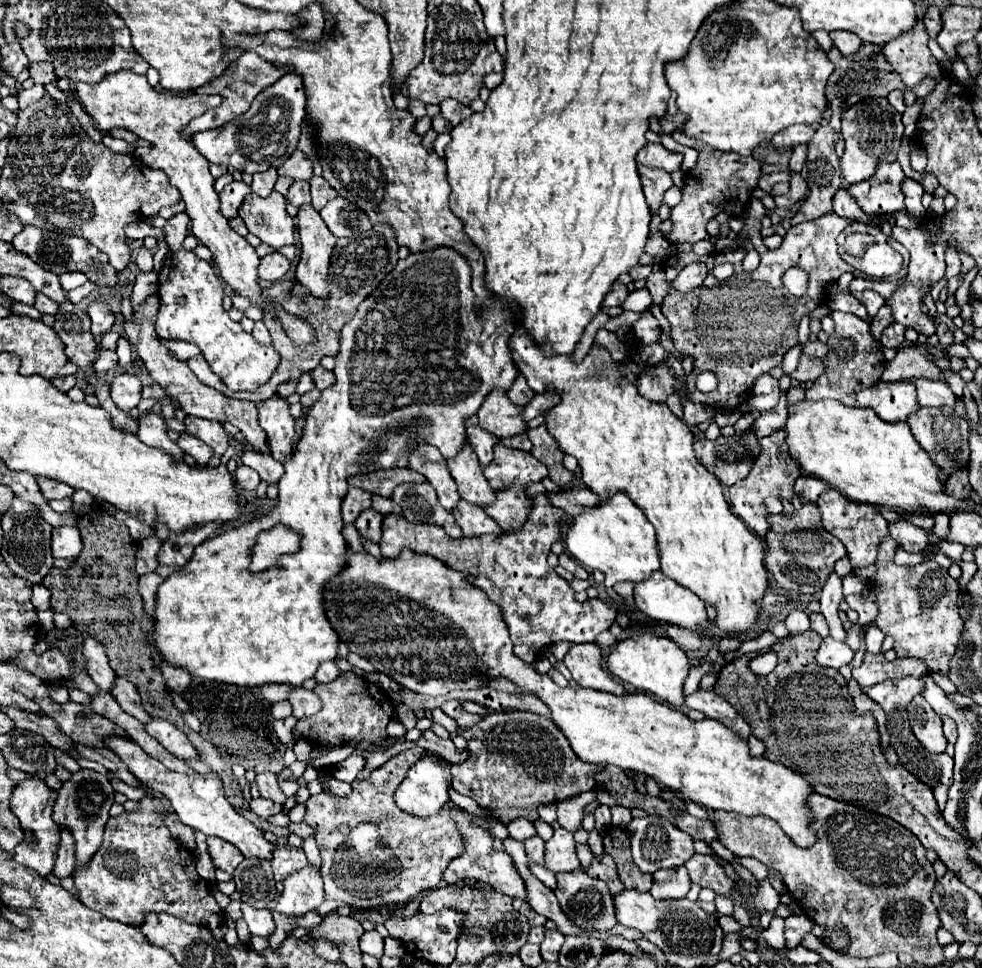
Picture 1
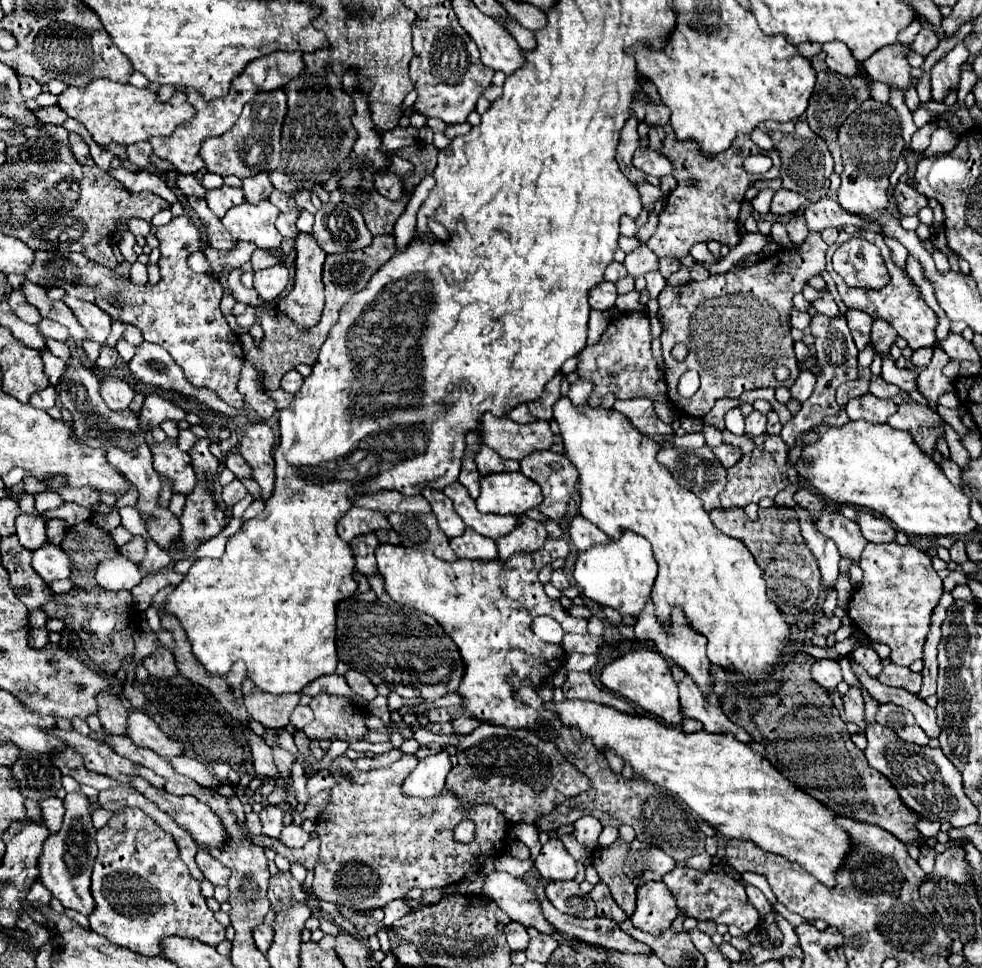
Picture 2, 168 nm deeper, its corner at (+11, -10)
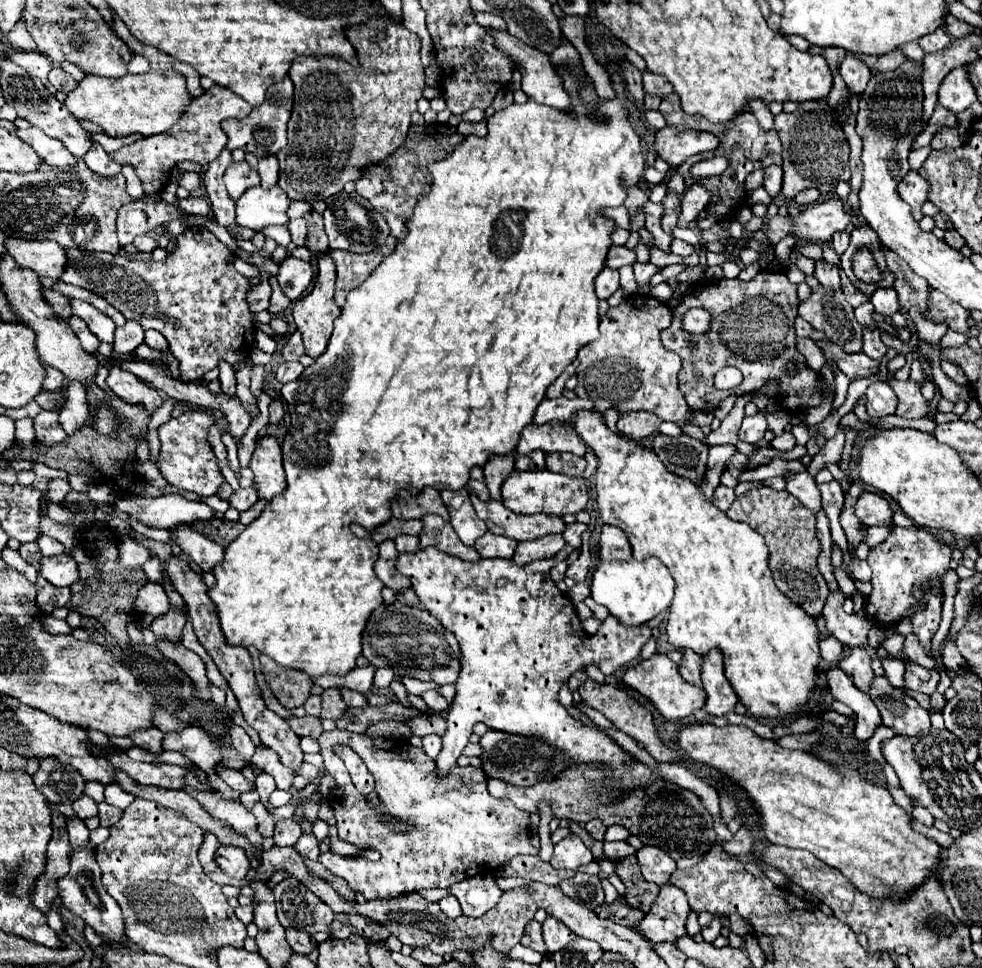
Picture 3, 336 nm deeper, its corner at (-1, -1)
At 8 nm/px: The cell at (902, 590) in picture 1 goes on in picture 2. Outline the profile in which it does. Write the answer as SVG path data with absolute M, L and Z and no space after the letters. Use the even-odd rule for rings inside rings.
M868 542L860 558L860 568L864 572L862 584L854 590L848 604L848 614L854 624L870 642L890 646L892 664L910 666L912 662L922 660L922 648L930 630L930 616L942 598L942 580L932 568L928 552L916 548L914 544L900 546L896 542Z

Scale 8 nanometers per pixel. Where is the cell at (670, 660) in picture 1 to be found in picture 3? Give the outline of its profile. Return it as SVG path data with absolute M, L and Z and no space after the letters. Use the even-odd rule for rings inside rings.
M654 653L650 659L644 659L638 665L626 669L626 673L622 675L622 681L626 685L630 685L632 689L636 689L638 693L642 693L644 697L648 697L656 705L656 709L670 721L688 719L694 709L702 709L706 703L706 693L702 693L702 689L686 683L682 679L682 675L678 673L678 665L674 661L670 661L668 655L664 655L664 653Z

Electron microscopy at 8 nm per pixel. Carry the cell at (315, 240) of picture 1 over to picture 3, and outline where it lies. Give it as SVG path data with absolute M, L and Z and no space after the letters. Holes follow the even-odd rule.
M316 253L316 259L318 259L318 275L316 275L314 289L306 297L298 299L294 303L294 309L292 309L294 323L302 331L304 345L306 345L306 355L310 355L310 357L318 357L318 355L324 353L324 349L330 341L332 329L334 329L334 319L340 315L340 309L334 303L334 283L336 283L334 261L328 253Z

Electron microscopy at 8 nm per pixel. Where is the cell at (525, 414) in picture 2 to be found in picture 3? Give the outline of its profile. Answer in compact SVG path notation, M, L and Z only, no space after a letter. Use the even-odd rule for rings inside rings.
M566 397L544 399L534 413L534 423L542 425L548 421L570 421L576 411L593 407L593 401L590 399L566 399Z

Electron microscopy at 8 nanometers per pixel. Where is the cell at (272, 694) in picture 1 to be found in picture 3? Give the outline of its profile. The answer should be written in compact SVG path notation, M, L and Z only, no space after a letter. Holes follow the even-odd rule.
M272 667L264 671L264 677L274 693L274 697L286 707L286 709L296 709L306 703L306 699L312 695L312 679L308 679L302 671L292 671L292 669L280 669Z

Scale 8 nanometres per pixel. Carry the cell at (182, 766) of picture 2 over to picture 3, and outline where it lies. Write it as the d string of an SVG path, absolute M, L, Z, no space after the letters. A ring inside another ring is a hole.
M218 763L218 765L216 765L216 775L218 775L228 787L232 787L232 789L238 791L238 793L244 793L244 791L250 791L250 789L252 789L252 783L246 781L246 777L244 777L238 769L230 769L230 767Z

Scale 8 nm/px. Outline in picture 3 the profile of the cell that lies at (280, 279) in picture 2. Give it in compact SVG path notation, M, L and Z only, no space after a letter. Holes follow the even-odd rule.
M286 257L280 263L276 279L280 283L282 293L288 299L294 301L294 299L298 299L304 293L304 289L312 281L312 265L308 261L300 261L296 257Z

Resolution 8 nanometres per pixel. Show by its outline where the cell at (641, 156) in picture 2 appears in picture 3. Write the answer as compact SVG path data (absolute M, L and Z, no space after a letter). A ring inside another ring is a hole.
M664 127L656 133L654 139L654 151L660 159L664 159L670 167L678 167L688 157L712 151L718 147L718 137L712 133L696 133L692 129L684 129L676 133L670 127Z

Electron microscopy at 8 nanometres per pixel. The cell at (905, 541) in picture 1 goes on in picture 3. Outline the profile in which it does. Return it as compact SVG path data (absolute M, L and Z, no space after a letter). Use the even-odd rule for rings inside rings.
M864 491L860 495L858 503L856 503L856 515L866 527L872 527L872 525L892 523L894 511L892 511L890 503L882 495L872 493L872 491Z

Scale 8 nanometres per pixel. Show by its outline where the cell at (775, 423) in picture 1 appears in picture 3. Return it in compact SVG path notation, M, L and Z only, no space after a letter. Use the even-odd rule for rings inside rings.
M718 445L718 447L710 447L710 457L708 457L708 471L706 471L706 479L704 485L700 487L702 493L706 495L706 499L712 499L712 491L714 487L720 485L720 475L724 473L724 467L730 463L732 455L738 449L734 445Z

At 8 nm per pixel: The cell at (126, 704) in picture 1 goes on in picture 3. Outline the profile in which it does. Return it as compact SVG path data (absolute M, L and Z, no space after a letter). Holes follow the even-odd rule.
M184 727L182 731L166 733L162 739L162 747L178 751L184 757L192 759L208 775L212 775L214 765L222 761L222 753L218 751L216 743L200 727Z

